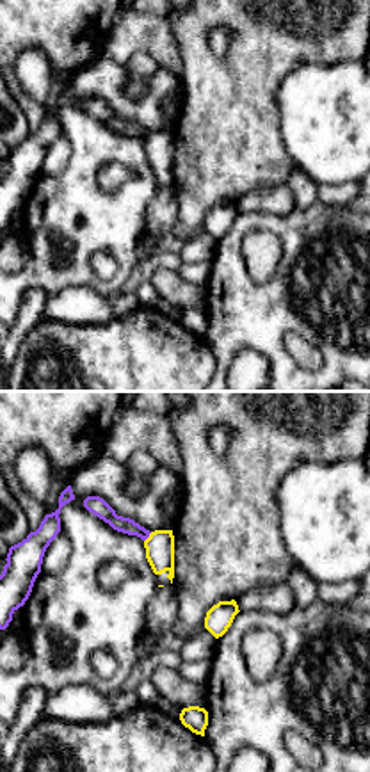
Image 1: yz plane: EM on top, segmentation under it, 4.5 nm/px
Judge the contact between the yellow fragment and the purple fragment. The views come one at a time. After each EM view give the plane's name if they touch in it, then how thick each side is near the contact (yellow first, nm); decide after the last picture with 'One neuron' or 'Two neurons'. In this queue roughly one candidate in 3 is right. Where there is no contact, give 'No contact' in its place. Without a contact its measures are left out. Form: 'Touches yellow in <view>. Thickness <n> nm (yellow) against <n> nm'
Touches yellow in yz. Thickness 130 nm (yellow) against 80 nm

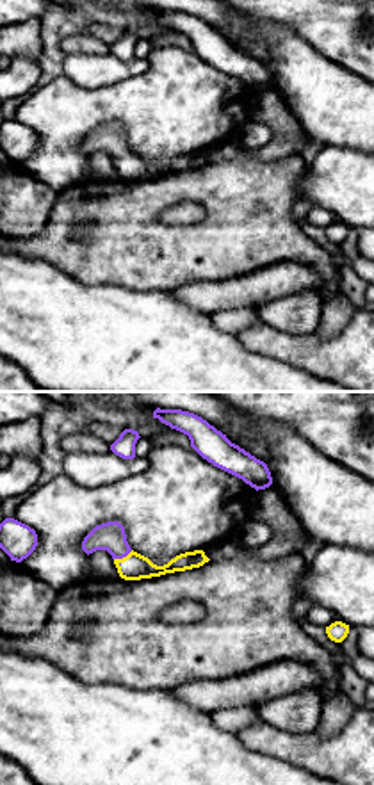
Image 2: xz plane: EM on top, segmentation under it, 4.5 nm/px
Touches yellow in xz. Thickness 120 nm (yellow) against 130 nm

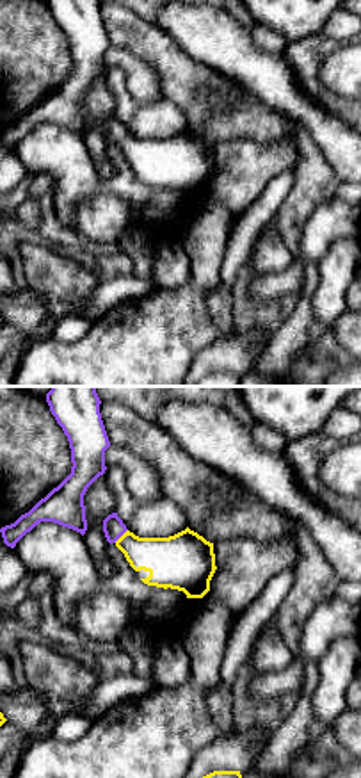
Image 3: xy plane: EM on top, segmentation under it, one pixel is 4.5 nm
Touches yellow in xy. Thickness 220 nm (yellow) against 100 nm

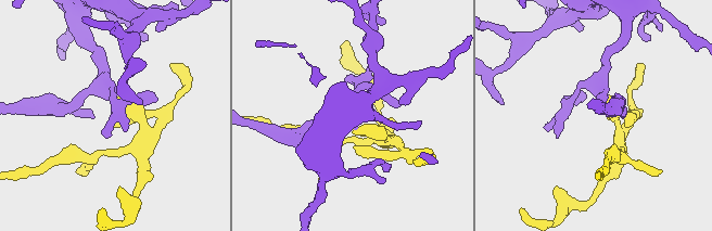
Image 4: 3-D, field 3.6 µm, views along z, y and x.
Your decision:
One neuron

